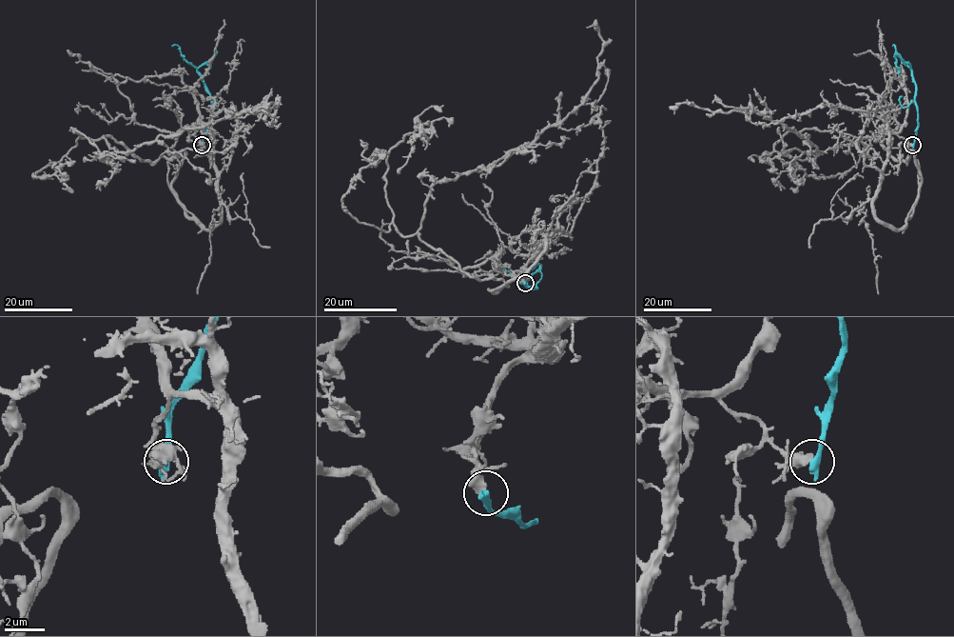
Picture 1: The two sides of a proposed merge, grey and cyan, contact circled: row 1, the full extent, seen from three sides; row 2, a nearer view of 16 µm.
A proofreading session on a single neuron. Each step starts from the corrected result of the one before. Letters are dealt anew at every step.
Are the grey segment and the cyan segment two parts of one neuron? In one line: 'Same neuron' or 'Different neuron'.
Different neuron

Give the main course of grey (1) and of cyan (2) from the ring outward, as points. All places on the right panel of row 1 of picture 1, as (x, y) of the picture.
1: (912, 145), (889, 134), (873, 204), (897, 229), (912, 150), (819, 151), (755, 111), (676, 109)
2: (913, 145), (918, 128), (915, 84), (910, 65), (896, 54), (897, 73)

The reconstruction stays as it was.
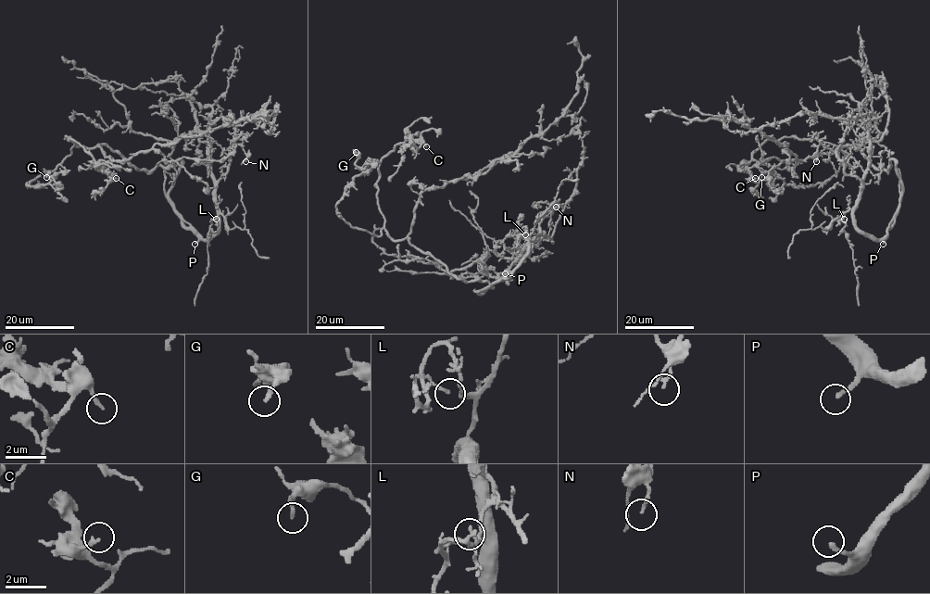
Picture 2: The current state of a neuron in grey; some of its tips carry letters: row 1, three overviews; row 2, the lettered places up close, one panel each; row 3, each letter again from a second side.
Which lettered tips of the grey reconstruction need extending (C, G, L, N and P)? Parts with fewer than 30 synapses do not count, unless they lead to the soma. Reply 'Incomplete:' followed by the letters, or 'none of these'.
Incomplete: P

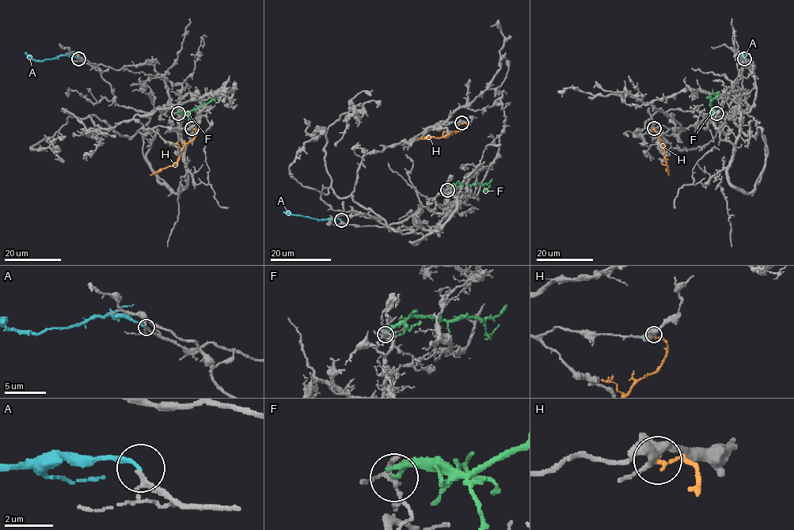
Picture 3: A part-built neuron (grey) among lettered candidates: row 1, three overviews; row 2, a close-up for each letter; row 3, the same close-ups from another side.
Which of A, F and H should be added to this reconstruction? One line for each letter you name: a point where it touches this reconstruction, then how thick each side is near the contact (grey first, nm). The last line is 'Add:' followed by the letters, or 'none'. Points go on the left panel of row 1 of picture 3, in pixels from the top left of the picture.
A: Touches grey at (78, 58). Thickness 240 nm (grey) against 160 nm
Add: A

